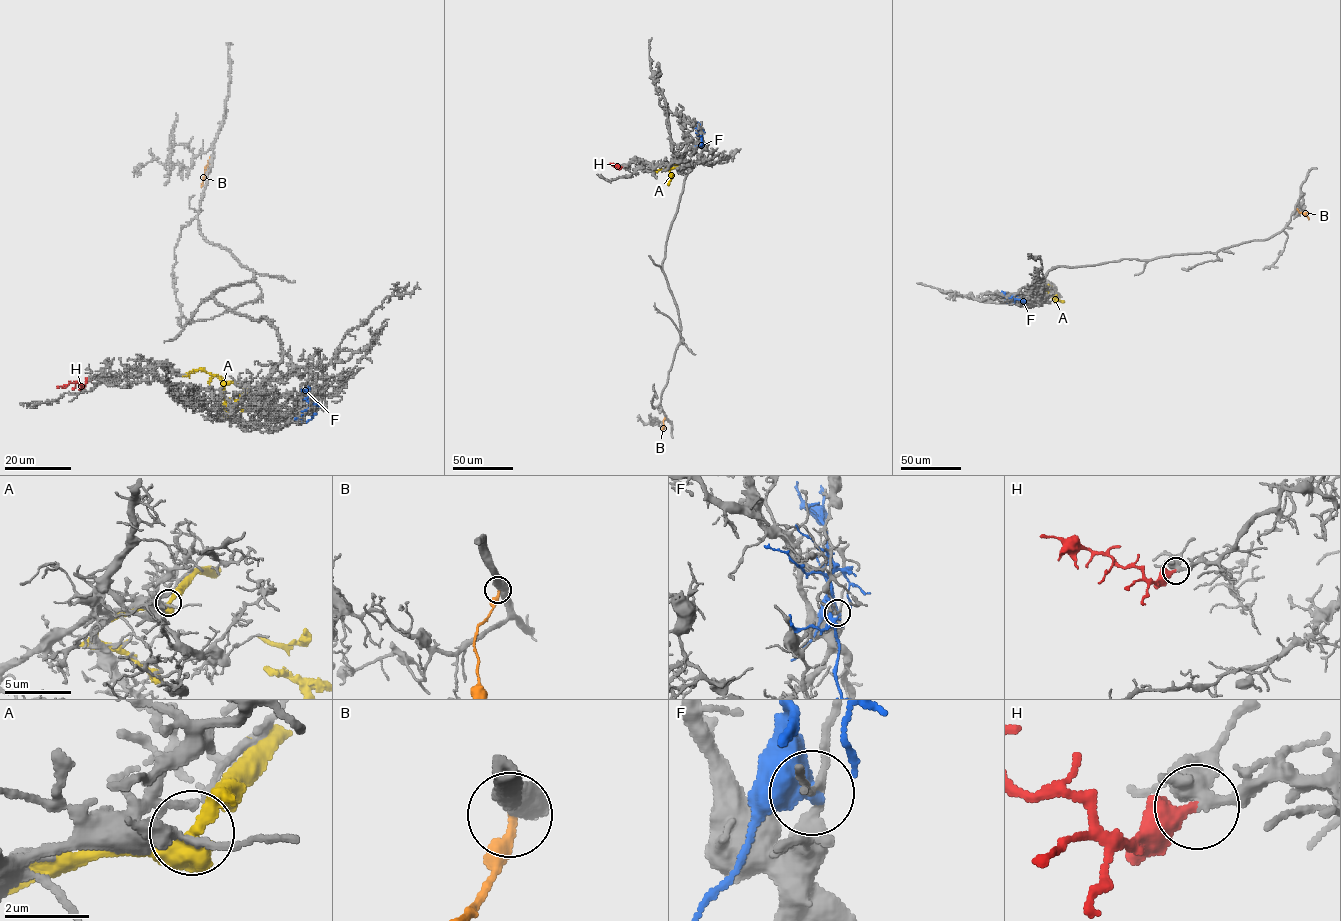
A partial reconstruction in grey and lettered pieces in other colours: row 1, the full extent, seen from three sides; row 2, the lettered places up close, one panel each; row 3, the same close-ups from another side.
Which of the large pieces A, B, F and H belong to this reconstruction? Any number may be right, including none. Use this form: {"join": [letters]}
{"join": ["H"]}

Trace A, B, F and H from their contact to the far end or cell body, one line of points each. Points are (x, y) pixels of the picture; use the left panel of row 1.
A: (246, 391), (237, 383), (225, 385), (225, 412), (219, 417)
B: (211, 157), (200, 186)
F: (313, 396), (311, 418), (306, 422), (293, 420)
H: (91, 379), (82, 385), (70, 382), (57, 387)

